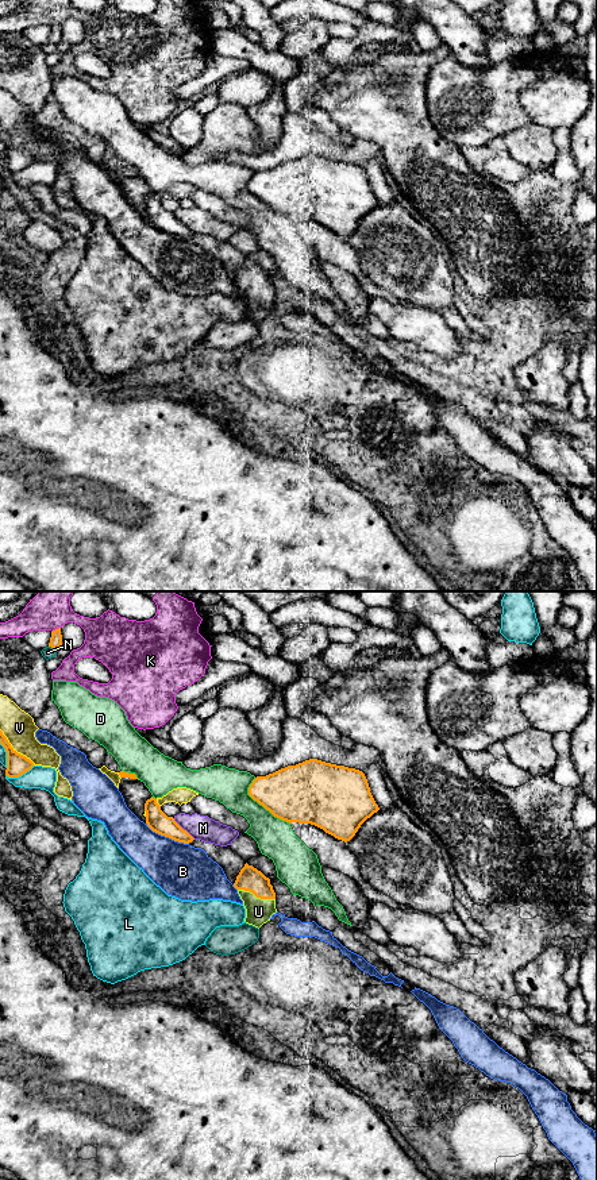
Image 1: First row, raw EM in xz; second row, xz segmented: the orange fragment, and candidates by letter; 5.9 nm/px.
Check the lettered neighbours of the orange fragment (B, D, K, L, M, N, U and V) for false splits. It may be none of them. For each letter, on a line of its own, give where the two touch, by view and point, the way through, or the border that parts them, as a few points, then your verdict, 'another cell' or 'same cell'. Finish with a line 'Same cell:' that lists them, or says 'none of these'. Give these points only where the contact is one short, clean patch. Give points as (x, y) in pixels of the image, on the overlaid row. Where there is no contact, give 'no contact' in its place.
B: meets orange in xz at (166, 836); another cell
D: meets orange in xz at (261, 803); another cell
K: meets orange in xz at (56, 629); another cell
L: meets orange in xz at (19, 775); another cell
M: meets orange in xz at (183, 829); another cell
N: meets orange in xz at (52, 647); another cell
U: meets orange in xz at (257, 897); runs through xz (250, 879), (257, 897), (258, 912); same cell
V: meets orange in xz at (15, 751); another cell
Same cell: U

